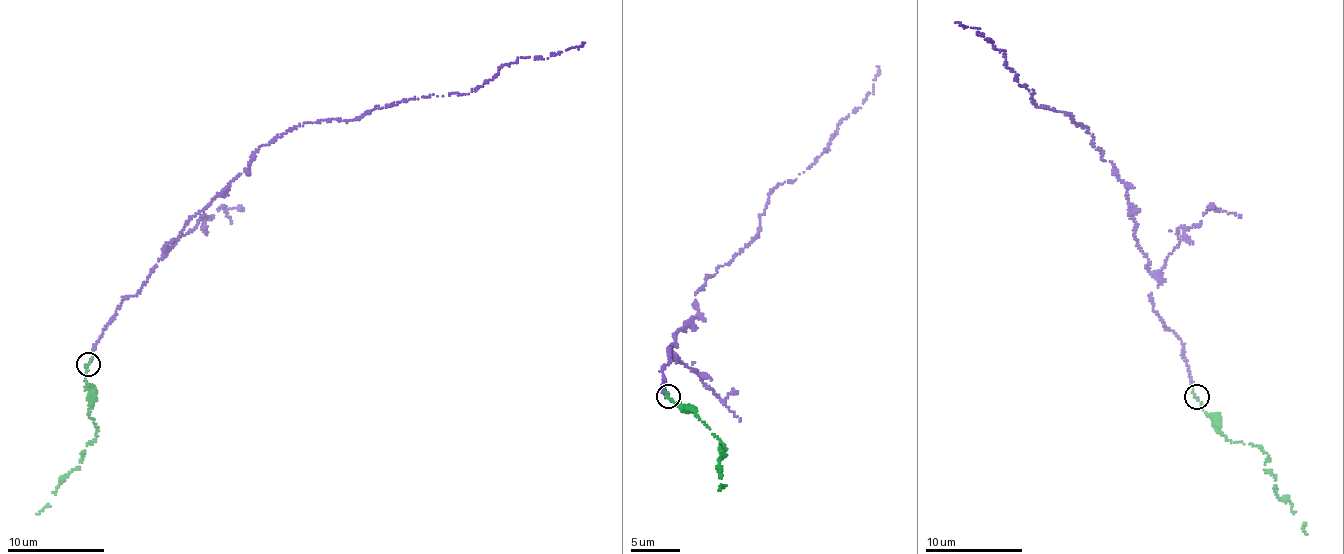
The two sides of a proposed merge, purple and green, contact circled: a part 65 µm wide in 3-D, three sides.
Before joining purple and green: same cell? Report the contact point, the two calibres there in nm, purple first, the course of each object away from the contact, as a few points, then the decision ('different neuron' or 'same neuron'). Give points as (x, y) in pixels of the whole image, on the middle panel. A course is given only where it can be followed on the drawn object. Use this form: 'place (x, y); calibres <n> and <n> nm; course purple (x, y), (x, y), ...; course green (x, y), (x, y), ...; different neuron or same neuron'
place (668, 396); calibres 110 and 190 nm; course purple (667, 395), (669, 349), (697, 316), (700, 290), (756, 236), (771, 193), (873, 94), (877, 66); course green (667, 395), (686, 405), (725, 447), (719, 446), (725, 455), (718, 461), (723, 485), (718, 490); same neuron

